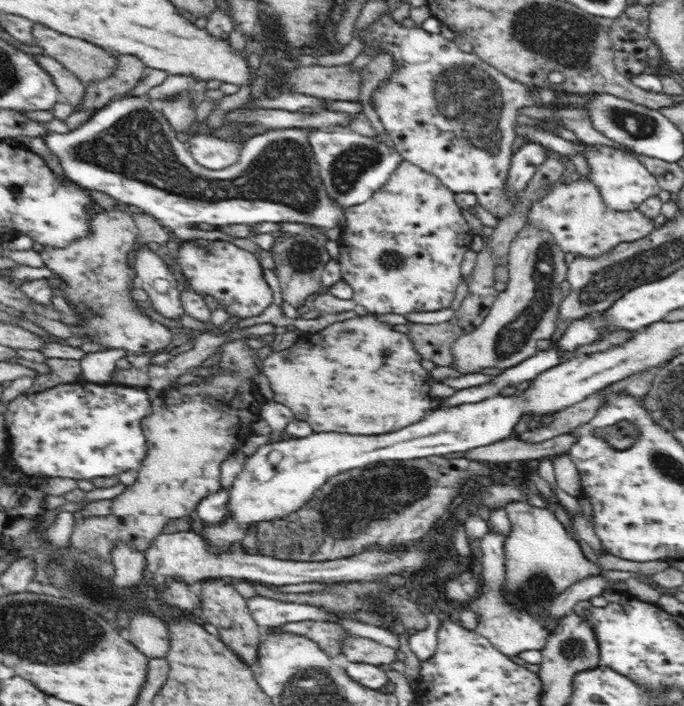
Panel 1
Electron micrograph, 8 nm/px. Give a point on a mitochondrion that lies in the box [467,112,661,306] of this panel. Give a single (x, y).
(569, 211)

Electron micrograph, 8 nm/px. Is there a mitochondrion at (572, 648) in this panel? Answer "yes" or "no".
yes

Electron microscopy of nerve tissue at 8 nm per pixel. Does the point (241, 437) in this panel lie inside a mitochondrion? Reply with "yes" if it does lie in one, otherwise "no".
no

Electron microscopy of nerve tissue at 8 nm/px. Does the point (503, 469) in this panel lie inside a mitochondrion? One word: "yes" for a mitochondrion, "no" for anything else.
no

